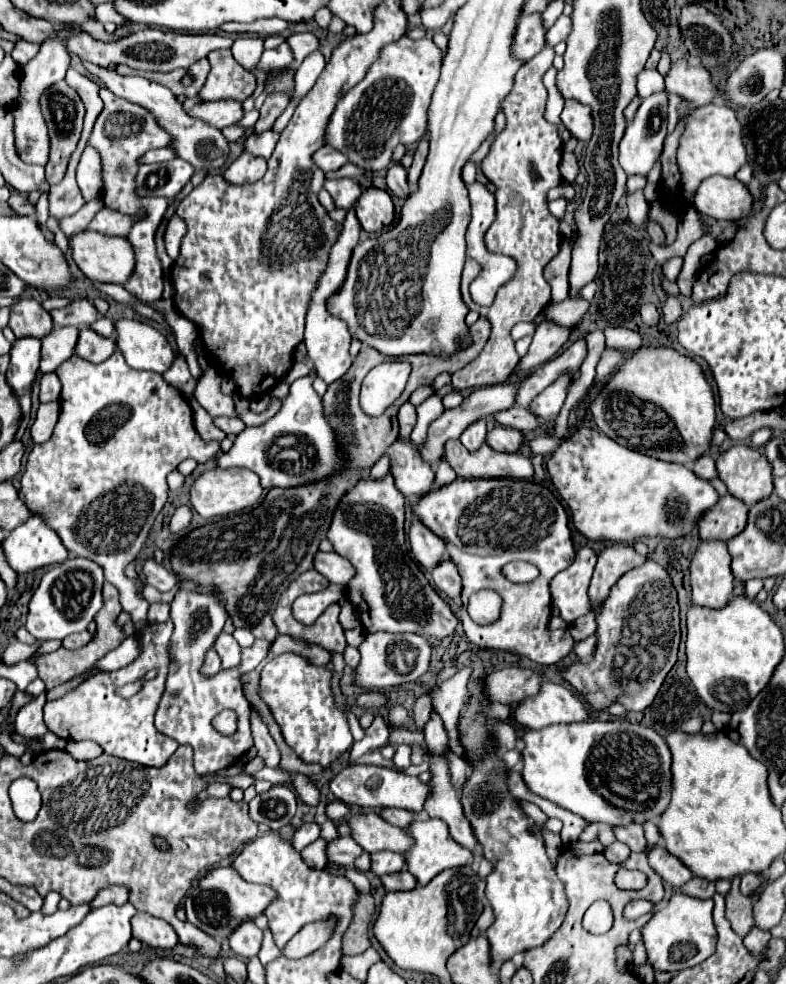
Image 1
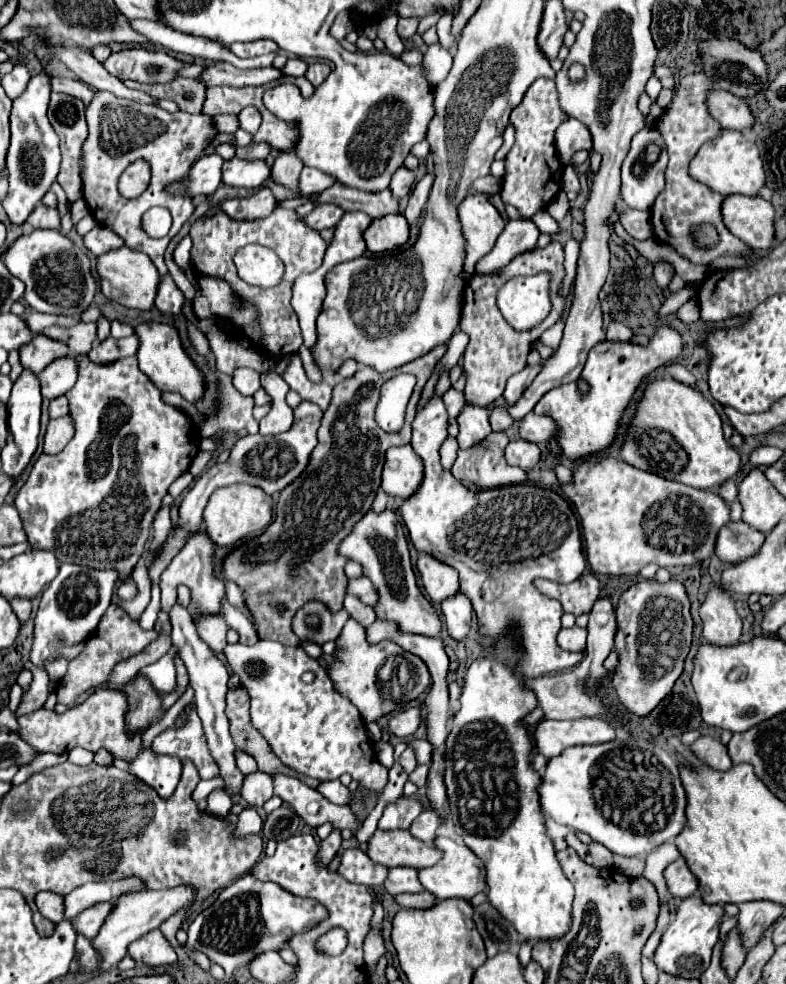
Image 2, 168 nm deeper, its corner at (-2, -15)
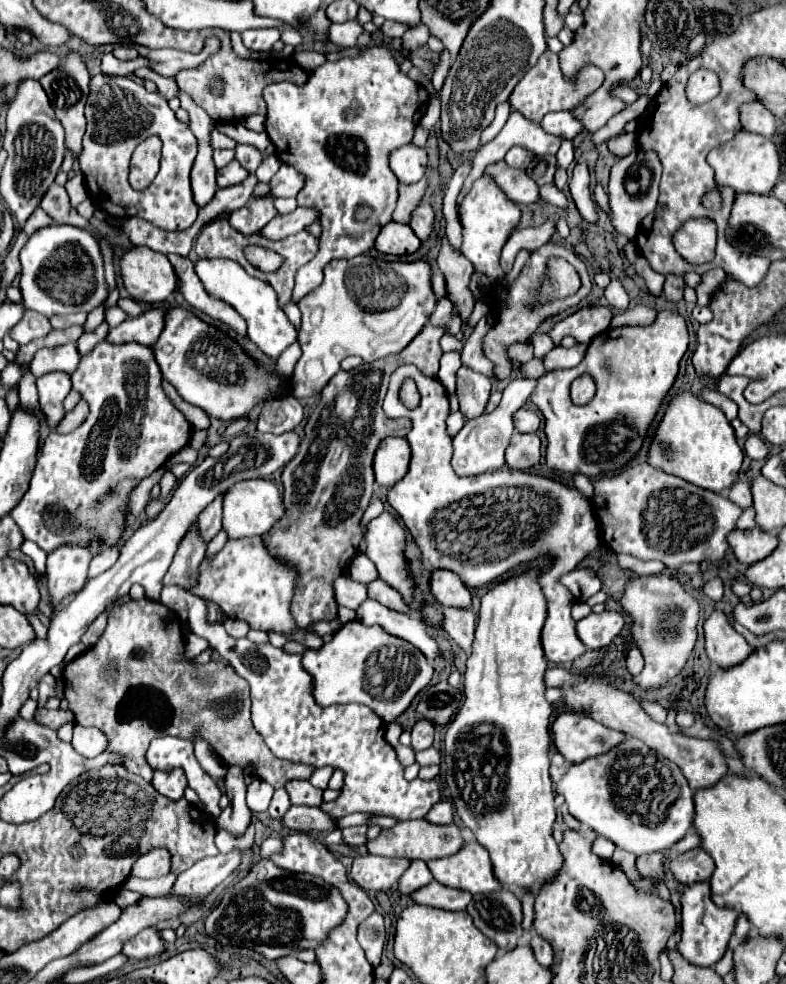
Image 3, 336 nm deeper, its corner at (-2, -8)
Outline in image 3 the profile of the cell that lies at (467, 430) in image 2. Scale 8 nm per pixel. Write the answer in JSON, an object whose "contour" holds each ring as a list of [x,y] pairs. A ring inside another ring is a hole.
{"contour":[[[461,367],[457,371],[457,397],[459,407],[467,415],[467,419],[479,417],[487,405],[491,391],[491,379],[483,373],[477,373],[469,367]]]}

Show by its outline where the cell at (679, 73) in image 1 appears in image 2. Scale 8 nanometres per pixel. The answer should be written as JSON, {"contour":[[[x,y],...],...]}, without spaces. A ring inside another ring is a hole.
{"contour":[[[711,88],[711,92],[707,92],[707,108],[709,108],[711,116],[715,116],[715,120],[719,120],[721,128],[747,130],[753,126],[753,116],[751,116],[745,100],[737,98],[735,94],[731,94],[727,90]]]}

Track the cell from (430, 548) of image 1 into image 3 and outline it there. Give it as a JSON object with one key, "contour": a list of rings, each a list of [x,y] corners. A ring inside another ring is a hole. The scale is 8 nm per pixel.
{"contour":[[[431,569],[431,593],[445,607],[471,607],[471,593],[453,571]]]}

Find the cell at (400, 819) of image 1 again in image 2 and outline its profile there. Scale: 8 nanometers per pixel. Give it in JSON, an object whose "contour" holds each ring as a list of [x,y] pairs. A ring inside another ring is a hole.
{"contour":[[[425,810],[421,816],[415,818],[415,824],[411,824],[409,832],[411,836],[415,836],[417,840],[423,840],[425,844],[431,844],[433,838],[435,838],[435,830],[439,826],[439,816],[431,810]]]}

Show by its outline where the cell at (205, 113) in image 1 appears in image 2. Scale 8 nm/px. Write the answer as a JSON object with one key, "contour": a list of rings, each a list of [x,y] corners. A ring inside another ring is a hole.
{"contour":[[[95,92],[93,102],[87,108],[87,124],[89,124],[89,138],[83,144],[83,198],[89,204],[91,214],[95,220],[119,236],[125,238],[125,244],[145,252],[159,272],[159,282],[163,282],[167,274],[167,266],[163,262],[163,252],[169,240],[181,230],[183,222],[189,220],[195,206],[193,200],[187,196],[169,196],[165,192],[165,184],[171,180],[183,180],[199,152],[219,134],[213,120],[205,114],[189,114],[189,112],[175,112],[169,114],[159,106],[141,106],[133,104],[131,100],[115,98],[109,92]],[[135,160],[145,160],[151,166],[151,182],[149,188],[133,198],[127,200],[117,192],[117,180],[125,166]],[[153,206],[163,206],[173,216],[171,232],[165,238],[153,240],[141,230],[141,216],[145,210]]]}

